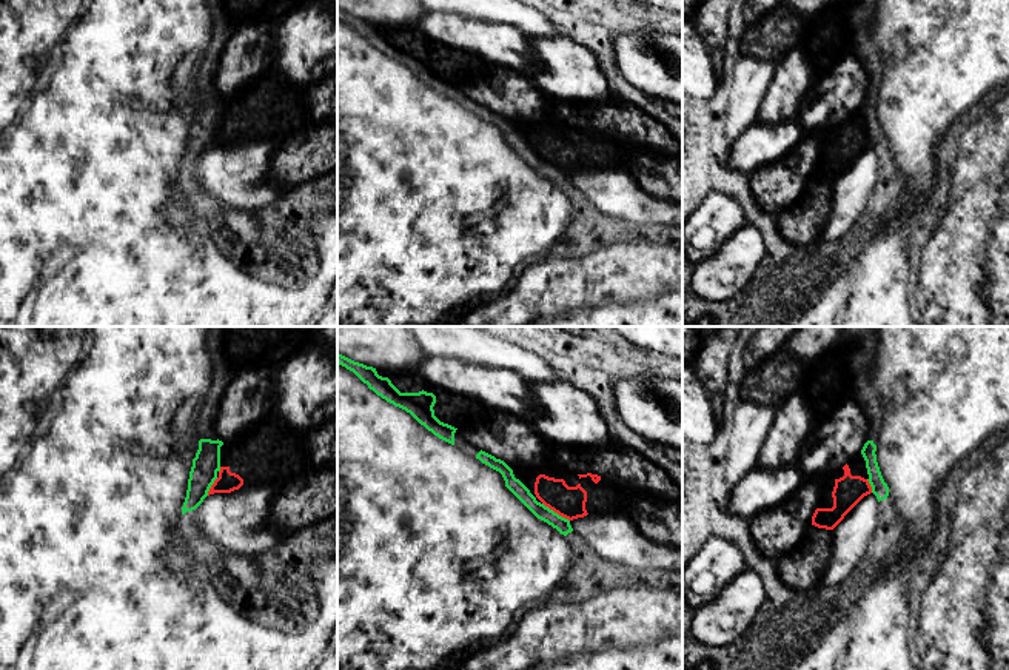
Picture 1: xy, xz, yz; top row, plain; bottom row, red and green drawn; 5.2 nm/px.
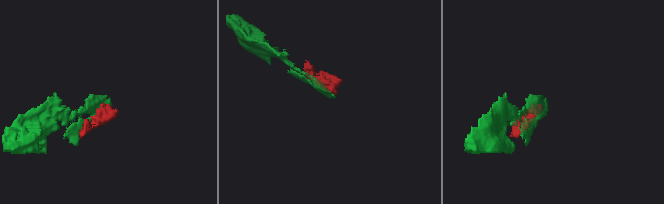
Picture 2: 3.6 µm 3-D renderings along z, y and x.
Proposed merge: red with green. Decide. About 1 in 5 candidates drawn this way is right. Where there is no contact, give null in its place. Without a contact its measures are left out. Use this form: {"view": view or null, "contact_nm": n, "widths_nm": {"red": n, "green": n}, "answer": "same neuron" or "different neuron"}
{"view": "xz", "contact_nm": 170, "widths_nm": {"red": 160, "green": 80}, "answer": "different neuron"}

